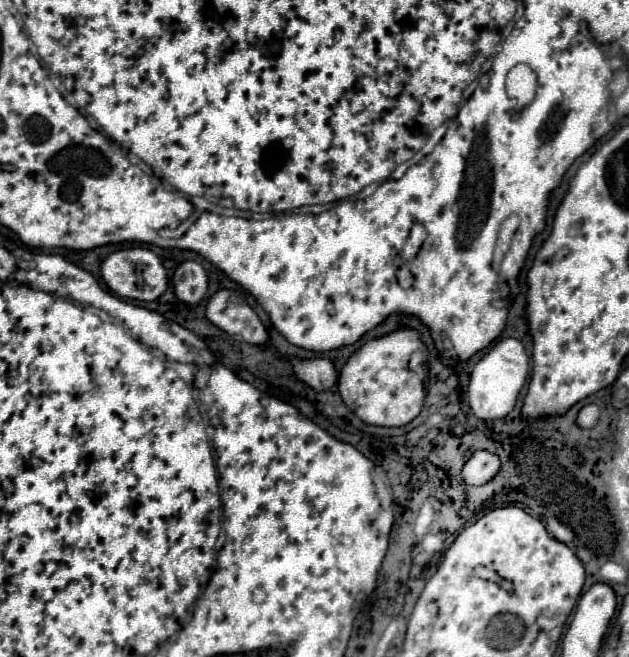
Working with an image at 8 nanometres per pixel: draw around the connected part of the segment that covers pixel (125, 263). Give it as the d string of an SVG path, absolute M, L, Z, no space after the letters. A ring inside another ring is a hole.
M126 248L126 250L118 250L118 252L110 254L102 262L100 274L102 274L102 280L106 282L106 286L112 292L116 292L120 298L152 302L158 296L162 296L168 288L168 276L166 276L164 266L162 266L160 258L148 248Z

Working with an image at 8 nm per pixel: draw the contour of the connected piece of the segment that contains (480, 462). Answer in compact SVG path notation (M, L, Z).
M480 450L480 452L474 452L472 458L464 464L462 476L464 476L466 484L480 486L480 484L486 484L490 478L494 478L494 474L498 470L500 470L498 456L486 452L486 450Z

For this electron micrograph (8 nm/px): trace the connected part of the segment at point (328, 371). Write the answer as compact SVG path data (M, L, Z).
M292 358L290 360L298 380L314 388L316 392L328 390L336 384L336 368L328 358Z

